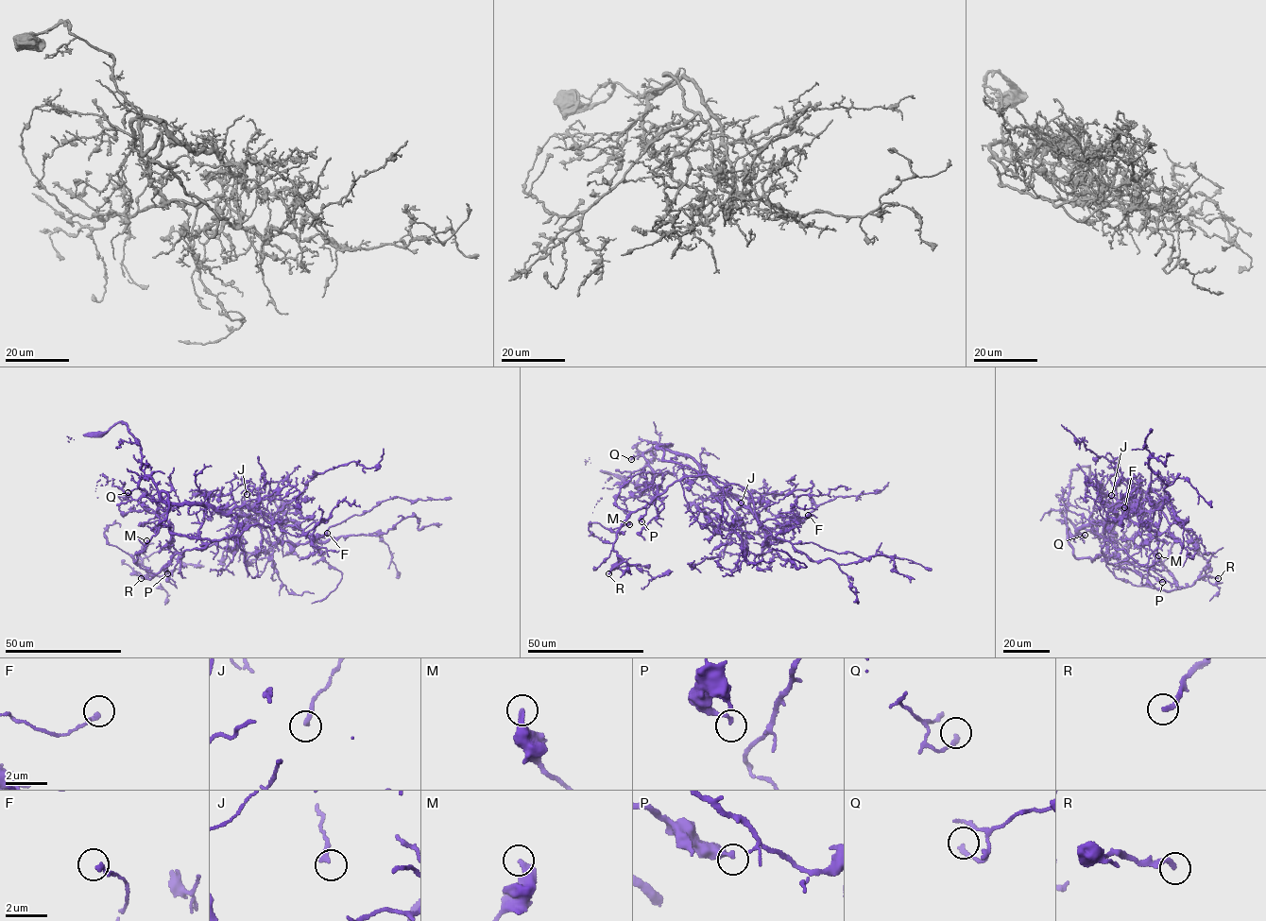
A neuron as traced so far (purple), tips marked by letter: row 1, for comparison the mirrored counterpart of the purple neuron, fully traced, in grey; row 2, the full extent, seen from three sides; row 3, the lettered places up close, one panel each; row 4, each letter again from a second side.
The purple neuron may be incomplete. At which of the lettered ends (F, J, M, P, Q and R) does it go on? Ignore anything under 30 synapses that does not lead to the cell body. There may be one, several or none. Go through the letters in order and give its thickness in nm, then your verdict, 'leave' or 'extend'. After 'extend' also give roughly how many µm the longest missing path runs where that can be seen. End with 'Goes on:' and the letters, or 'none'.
F: 220 nm thick; leave
J: 200 nm thick; leave
M: 260 nm thick; leave
P: 180 nm thick; leave
Q: 200 nm thick; leave
R: 240 nm thick; extend; about 15 µm are missing
Goes on: R

